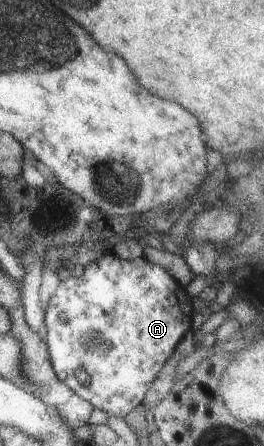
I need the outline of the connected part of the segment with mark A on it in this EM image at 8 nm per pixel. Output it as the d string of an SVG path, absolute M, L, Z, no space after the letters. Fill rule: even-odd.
M110 253L96 258L92 264L84 266L56 286L45 308L43 322L46 333L42 339L58 381L94 409L124 417L142 403L148 386L172 354L178 340L191 329L194 311L185 288L160 266L148 263L142 256L134 260L121 260ZM76 368L84 368L88 384L78 382Z

